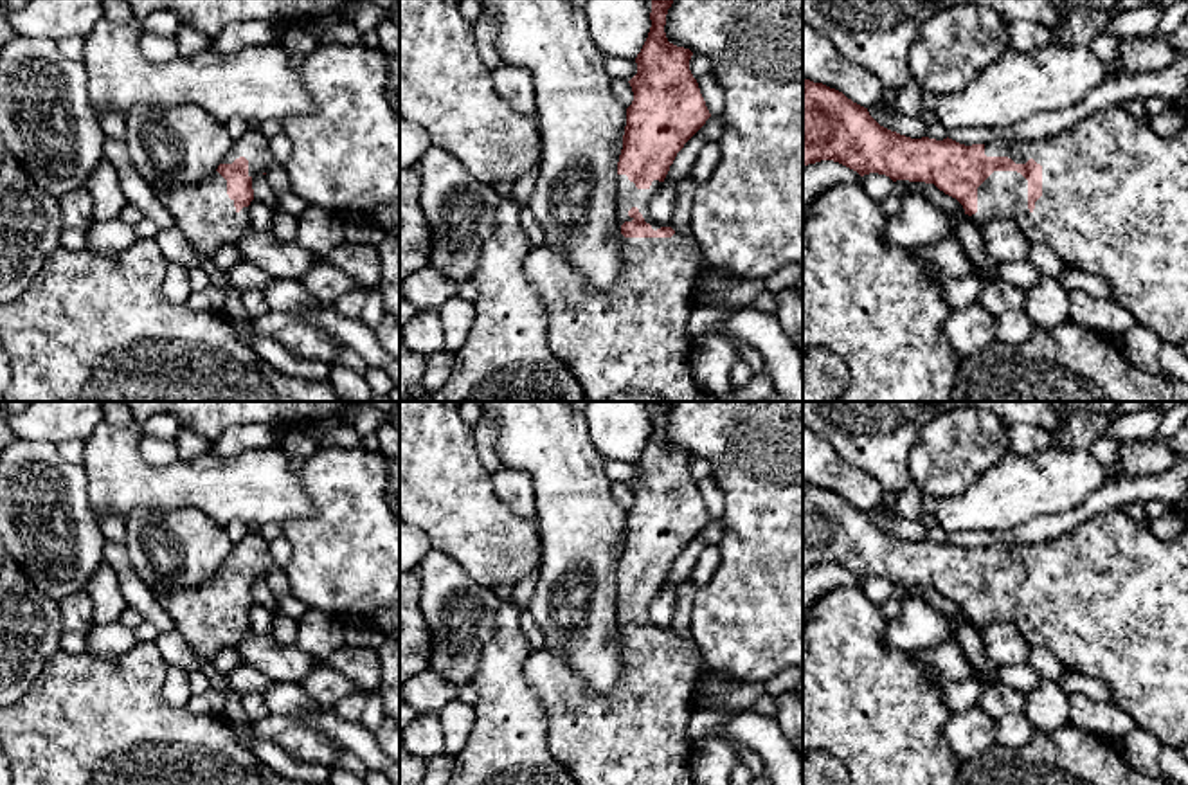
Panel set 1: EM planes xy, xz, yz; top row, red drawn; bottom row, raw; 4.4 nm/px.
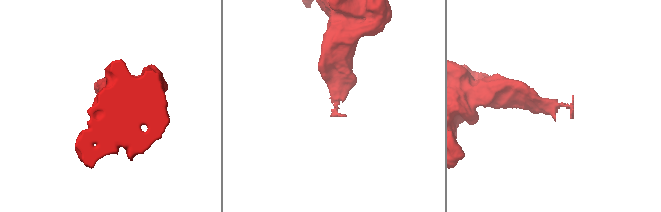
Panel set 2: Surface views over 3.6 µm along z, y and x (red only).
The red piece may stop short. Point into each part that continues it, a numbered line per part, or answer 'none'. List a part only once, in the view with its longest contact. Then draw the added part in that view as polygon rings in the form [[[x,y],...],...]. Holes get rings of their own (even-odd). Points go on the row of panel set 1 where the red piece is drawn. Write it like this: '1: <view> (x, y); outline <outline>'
1: yz (1115, 195); outline [[[1116,104],[1048,139],[988,142],[985,155],[1008,157],[1015,164],[1033,158],[1042,166],[1042,196],[1030,211],[1028,180],[1017,171],[994,171],[977,187],[977,212],[968,216],[976,225],[1013,220],[1031,243],[1049,245],[1069,268],[1103,277],[1114,302],[1163,342],[1181,346],[1188,338],[1188,121],[1177,135],[1163,139]]]

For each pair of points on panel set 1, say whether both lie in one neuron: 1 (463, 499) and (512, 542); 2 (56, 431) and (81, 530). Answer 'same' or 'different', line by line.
1: same
2: different

